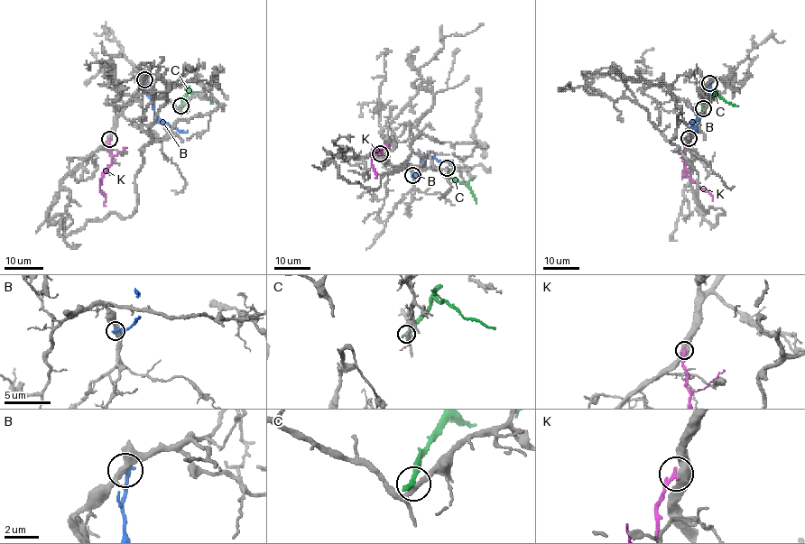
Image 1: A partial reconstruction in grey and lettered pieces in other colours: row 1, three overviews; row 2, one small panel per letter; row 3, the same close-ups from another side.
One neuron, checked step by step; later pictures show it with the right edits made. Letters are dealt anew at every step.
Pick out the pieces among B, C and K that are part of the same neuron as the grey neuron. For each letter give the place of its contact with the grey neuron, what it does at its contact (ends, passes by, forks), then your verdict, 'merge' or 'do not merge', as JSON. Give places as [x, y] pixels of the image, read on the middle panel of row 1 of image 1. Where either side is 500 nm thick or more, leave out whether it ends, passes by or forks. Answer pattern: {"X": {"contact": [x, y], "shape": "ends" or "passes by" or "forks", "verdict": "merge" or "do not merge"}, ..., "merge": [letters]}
{"B": {"contact": [412, 175], "shape": "ends", "verdict": "do not merge"}, "C": {"contact": [447, 168], "shape": "ends", "verdict": "do not merge"}, "K": {"contact": [380, 153], "verdict": "do not merge"}, "merge": []}

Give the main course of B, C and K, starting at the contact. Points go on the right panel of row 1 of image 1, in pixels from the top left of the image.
B: (709, 83), (709, 99), (704, 112), (690, 122), (696, 128), (695, 132)
C: (703, 107), (714, 94), (737, 106)
K: (689, 138), (684, 146), (683, 173), (711, 195), (712, 201)

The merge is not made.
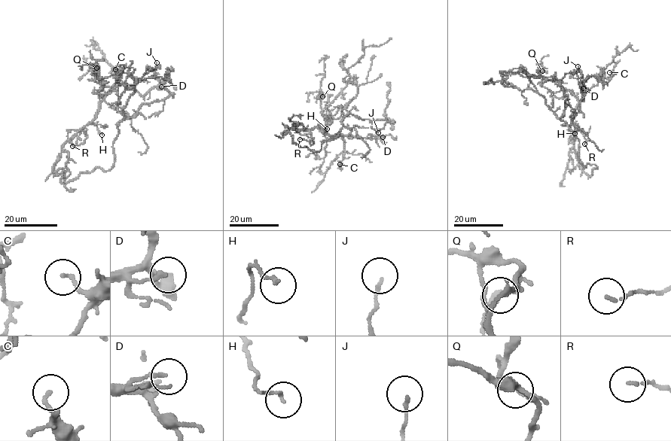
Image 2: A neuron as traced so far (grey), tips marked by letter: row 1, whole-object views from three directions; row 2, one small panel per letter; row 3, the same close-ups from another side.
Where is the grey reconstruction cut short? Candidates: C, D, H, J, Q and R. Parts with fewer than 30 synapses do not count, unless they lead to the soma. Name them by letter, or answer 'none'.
none

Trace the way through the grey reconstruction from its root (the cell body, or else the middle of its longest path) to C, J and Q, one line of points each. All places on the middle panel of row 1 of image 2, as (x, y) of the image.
C: (303, 147), (294, 143), (288, 132), (282, 133), (320, 127), (330, 136), (340, 135), (344, 154), (340, 164)
J: (303, 147), (294, 143), (288, 132), (282, 133), (289, 129), (320, 127), (330, 136), (380, 139), (378, 132)
Q: (303, 147), (294, 143), (288, 132), (282, 133), (317, 127), (325, 132), (330, 114), (322, 113), (322, 96)

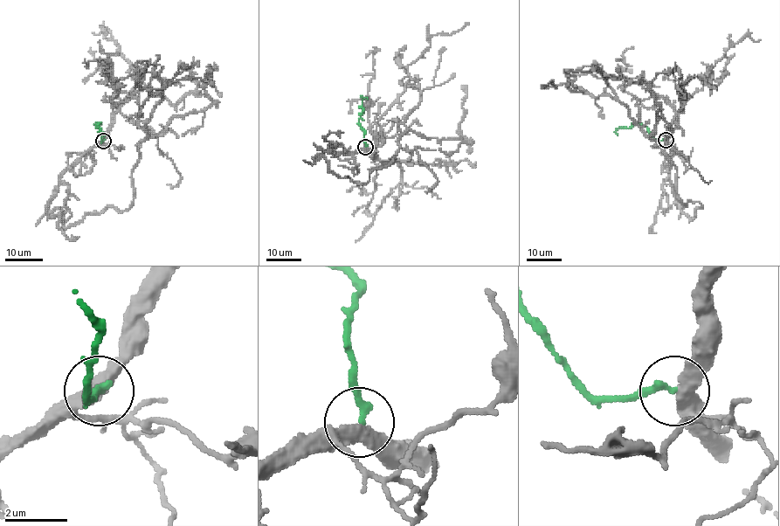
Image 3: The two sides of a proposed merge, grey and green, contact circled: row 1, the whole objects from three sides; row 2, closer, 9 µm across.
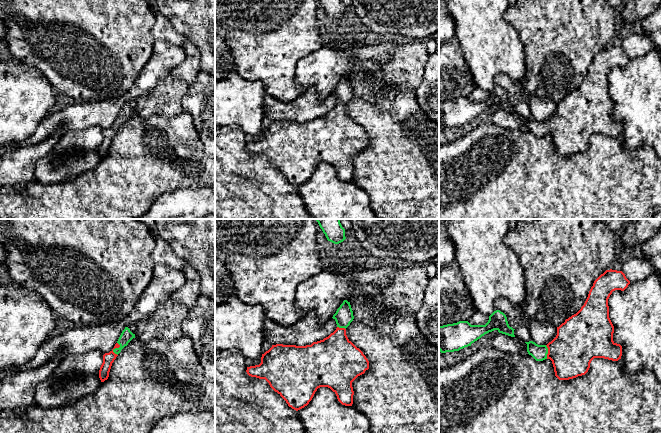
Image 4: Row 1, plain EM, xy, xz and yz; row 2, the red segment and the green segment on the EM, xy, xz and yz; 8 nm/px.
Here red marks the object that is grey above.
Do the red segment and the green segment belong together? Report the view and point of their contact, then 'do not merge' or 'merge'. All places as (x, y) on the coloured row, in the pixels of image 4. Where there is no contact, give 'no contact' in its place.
meets red in xy at (115, 347); merge

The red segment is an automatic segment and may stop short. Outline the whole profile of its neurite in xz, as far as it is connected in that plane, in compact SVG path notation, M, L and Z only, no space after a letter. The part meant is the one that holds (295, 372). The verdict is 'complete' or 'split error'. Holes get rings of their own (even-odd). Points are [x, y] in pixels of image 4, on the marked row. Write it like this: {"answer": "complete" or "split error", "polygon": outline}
{"answer": "split error", "polygon": "M344 300L332 318L336 321L337 328L328 337L306 346L272 345L262 354L259 365L247 367L247 374L265 379L288 406L296 411L307 406L320 387L330 388L342 405L352 406L352 382L369 369L369 361L346 335L346 328L354 319L350 302Z"}

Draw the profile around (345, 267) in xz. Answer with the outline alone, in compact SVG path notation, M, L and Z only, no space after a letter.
M350 257L345 258L343 261L336 261L332 265L334 267L332 272L339 275L348 275L365 269L361 264L356 266Z

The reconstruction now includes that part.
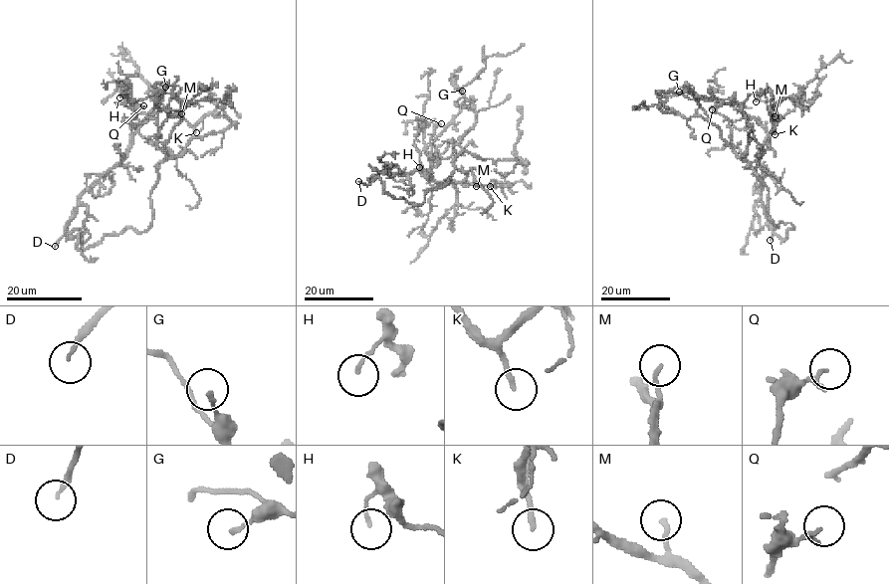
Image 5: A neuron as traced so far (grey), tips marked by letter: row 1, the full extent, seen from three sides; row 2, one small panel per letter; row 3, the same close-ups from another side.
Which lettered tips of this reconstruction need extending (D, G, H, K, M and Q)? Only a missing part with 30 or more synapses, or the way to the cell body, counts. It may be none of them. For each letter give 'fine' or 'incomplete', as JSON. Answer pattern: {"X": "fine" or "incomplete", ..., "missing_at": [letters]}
{"D": "incomplete", "G": "fine", "H": "fine", "K": "incomplete", "M": "fine", "Q": "fine", "missing_at": ["D", "K"]}

